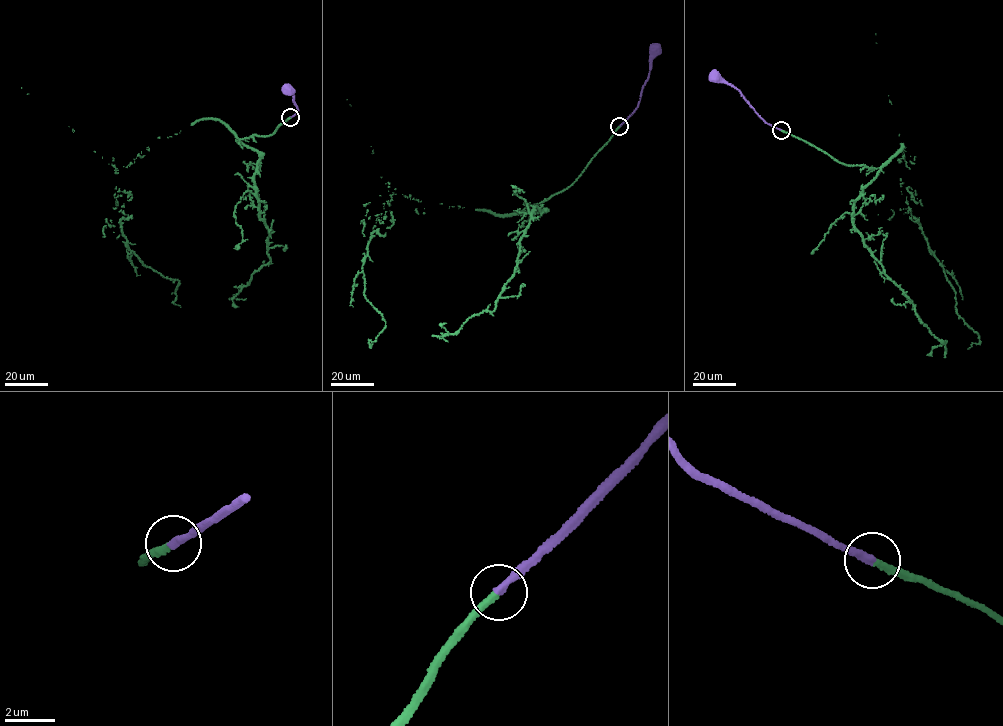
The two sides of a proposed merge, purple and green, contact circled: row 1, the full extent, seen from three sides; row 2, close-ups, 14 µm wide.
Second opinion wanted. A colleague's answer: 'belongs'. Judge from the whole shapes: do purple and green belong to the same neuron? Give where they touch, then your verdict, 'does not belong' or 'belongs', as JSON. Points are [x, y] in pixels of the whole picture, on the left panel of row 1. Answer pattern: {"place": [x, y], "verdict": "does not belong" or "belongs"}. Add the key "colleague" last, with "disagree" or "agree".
{"place": [290, 117], "verdict": "belongs", "colleague": "agree"}

